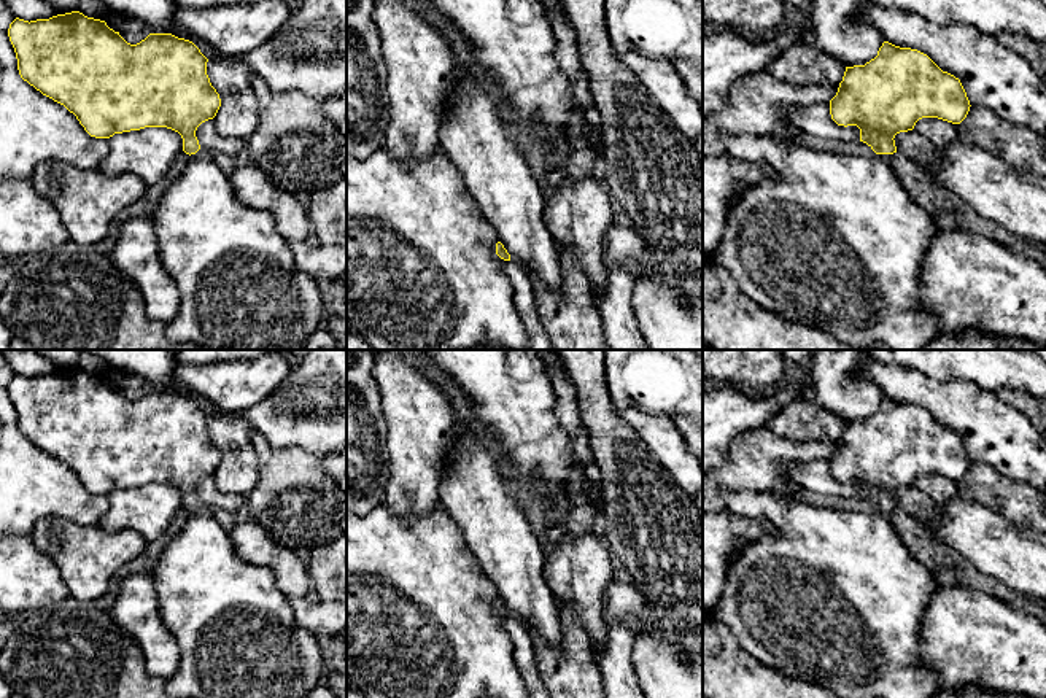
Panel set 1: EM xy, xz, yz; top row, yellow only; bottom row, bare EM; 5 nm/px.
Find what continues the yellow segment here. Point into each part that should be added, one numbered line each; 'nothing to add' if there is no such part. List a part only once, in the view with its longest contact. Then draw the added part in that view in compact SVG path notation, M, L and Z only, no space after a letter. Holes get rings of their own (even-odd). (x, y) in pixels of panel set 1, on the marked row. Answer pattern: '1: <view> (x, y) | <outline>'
1: yz (835, 242) | M758 134L725 137L722 153L733 159L750 164L765 164L776 175L774 180L763 178L758 184L747 188L741 194L728 213L725 234L714 251L715 259L731 273L741 291L749 296L758 307L800 324L819 328L831 334L836 340L860 350L876 350L877 345L885 345L890 350L922 350L932 339L941 334L938 318L919 304L917 293L922 262L932 240L939 232L939 229L936 227L935 218L912 200L912 197L903 188L901 181L897 178L892 169L892 154L874 153L870 157L863 157L814 151L793 142Z

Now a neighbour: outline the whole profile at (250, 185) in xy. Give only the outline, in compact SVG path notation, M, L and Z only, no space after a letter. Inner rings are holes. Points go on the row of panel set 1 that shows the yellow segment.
M256 165L237 167L229 175L229 181L243 205L273 216L278 234L288 243L310 240L312 224L307 207L275 186Z

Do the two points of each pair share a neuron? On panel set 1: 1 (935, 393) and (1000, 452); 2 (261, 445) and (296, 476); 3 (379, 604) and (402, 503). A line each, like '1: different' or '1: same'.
1: same
2: same
3: different

